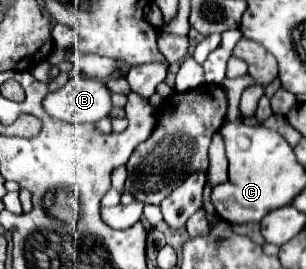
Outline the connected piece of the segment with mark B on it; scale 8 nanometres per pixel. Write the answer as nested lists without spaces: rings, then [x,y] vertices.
[[[72,75],[70,81],[42,101],[44,109],[54,117],[68,123],[96,123],[110,115],[112,93],[96,79]]]

